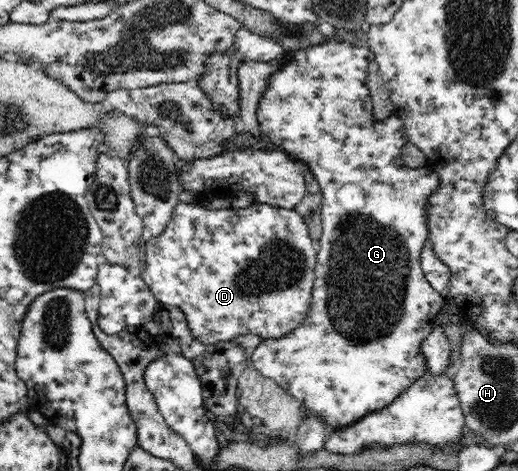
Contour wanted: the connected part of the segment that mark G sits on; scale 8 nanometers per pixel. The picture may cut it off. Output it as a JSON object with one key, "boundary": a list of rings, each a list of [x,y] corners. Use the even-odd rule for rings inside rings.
{"boundary":[[[328,40],[326,44],[314,45],[306,50],[286,51],[280,60],[284,60],[284,68],[274,72],[267,80],[268,88],[265,90],[258,103],[257,119],[261,134],[271,139],[278,145],[278,150],[284,150],[290,157],[296,155],[298,159],[304,159],[304,163],[310,165],[312,173],[318,178],[323,191],[322,212],[318,218],[323,226],[321,237],[318,240],[317,263],[315,266],[315,284],[312,289],[311,307],[300,327],[289,331],[280,338],[266,338],[253,351],[250,360],[258,372],[266,378],[275,380],[284,390],[287,390],[296,400],[299,400],[310,417],[320,419],[326,426],[334,430],[344,430],[362,421],[368,414],[386,408],[395,401],[415,380],[424,376],[428,370],[428,359],[422,351],[422,342],[426,340],[434,326],[434,318],[437,317],[444,297],[435,290],[435,287],[427,281],[426,274],[421,266],[421,252],[424,243],[430,236],[428,227],[428,212],[431,206],[430,198],[436,189],[442,186],[440,175],[436,174],[432,167],[408,168],[401,159],[401,148],[409,141],[407,130],[400,117],[394,115],[376,120],[372,114],[372,99],[366,85],[368,65],[374,60],[375,54],[365,45],[358,47],[350,45],[346,41]]]}

